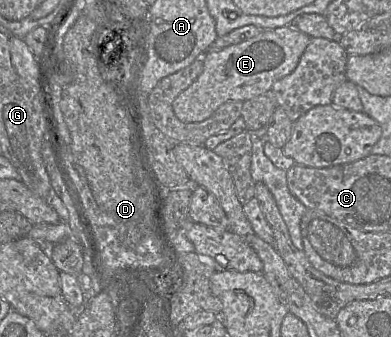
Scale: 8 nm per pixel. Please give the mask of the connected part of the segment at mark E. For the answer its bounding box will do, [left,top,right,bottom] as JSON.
[172,26,310,123]

